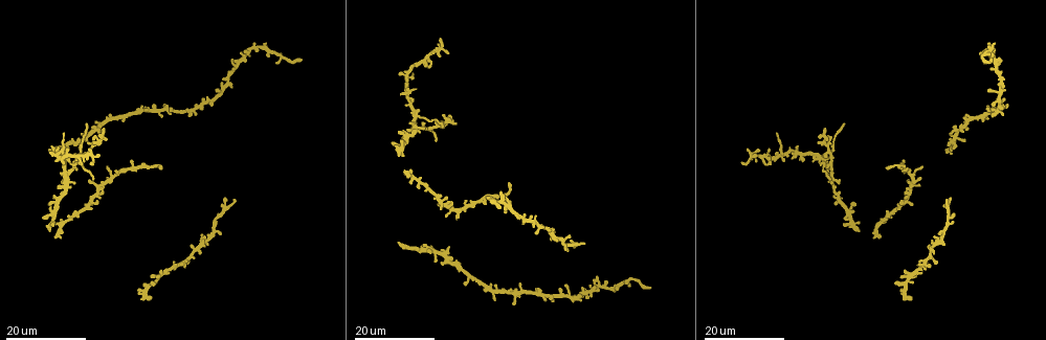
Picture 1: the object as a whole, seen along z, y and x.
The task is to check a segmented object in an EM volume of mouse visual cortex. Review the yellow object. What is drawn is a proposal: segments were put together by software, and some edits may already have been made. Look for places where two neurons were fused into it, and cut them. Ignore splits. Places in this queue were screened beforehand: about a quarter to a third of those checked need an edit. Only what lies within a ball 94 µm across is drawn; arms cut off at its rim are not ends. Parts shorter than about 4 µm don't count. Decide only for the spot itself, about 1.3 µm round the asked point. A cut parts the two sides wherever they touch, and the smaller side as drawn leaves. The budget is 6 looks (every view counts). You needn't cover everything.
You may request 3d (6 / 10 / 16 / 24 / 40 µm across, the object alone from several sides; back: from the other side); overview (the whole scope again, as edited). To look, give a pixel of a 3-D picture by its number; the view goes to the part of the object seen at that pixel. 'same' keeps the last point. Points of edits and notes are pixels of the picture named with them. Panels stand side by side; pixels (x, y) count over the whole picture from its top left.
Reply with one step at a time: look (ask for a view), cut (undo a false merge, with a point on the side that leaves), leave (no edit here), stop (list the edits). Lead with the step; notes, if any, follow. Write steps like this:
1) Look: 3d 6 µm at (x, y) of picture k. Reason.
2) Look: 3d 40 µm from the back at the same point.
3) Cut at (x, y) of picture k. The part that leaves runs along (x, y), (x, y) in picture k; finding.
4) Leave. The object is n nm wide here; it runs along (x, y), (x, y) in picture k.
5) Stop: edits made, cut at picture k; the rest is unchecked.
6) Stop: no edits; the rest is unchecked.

Look: 3d 16 µm at (820, 159) of picture 1. Small branch off a trunk.

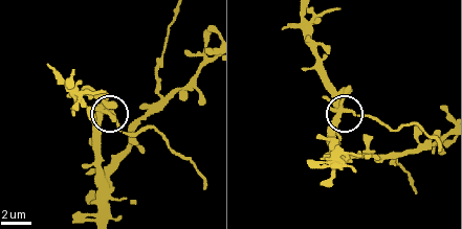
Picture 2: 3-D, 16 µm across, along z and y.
Look: 3d 6 µm at (341, 111) of picture 2.

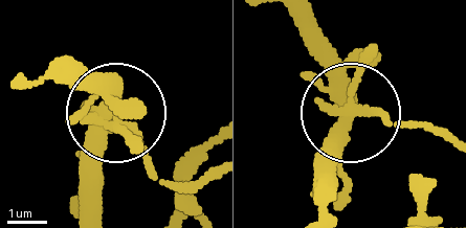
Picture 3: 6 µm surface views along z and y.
Look: 3d 6 µm from the back at (349, 113) of picture 3.

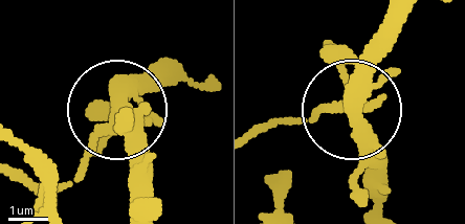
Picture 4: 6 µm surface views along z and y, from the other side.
Cut at (106, 144) of picture 4. A second neuron is stuck on.

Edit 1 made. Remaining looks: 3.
Look: 3d 24 µm at (57, 152) of picture 1. Four arms meet.

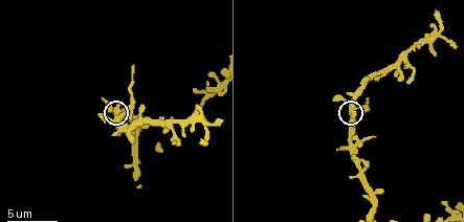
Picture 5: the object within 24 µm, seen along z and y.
Look: 3d 6 µm at (120, 113) of picture 5. Zoom in.

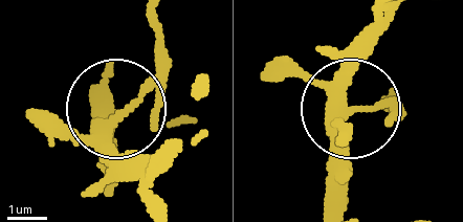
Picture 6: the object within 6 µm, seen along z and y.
Cut at (161, 75) of picture 6. The part that leaves runs along (117, 114), (151, 78), (154, 18) in picture 6; two neurons meet here.

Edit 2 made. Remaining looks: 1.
Stop: edits made, cut at picture 4, cut at picture 6; the rest is unchecked.

